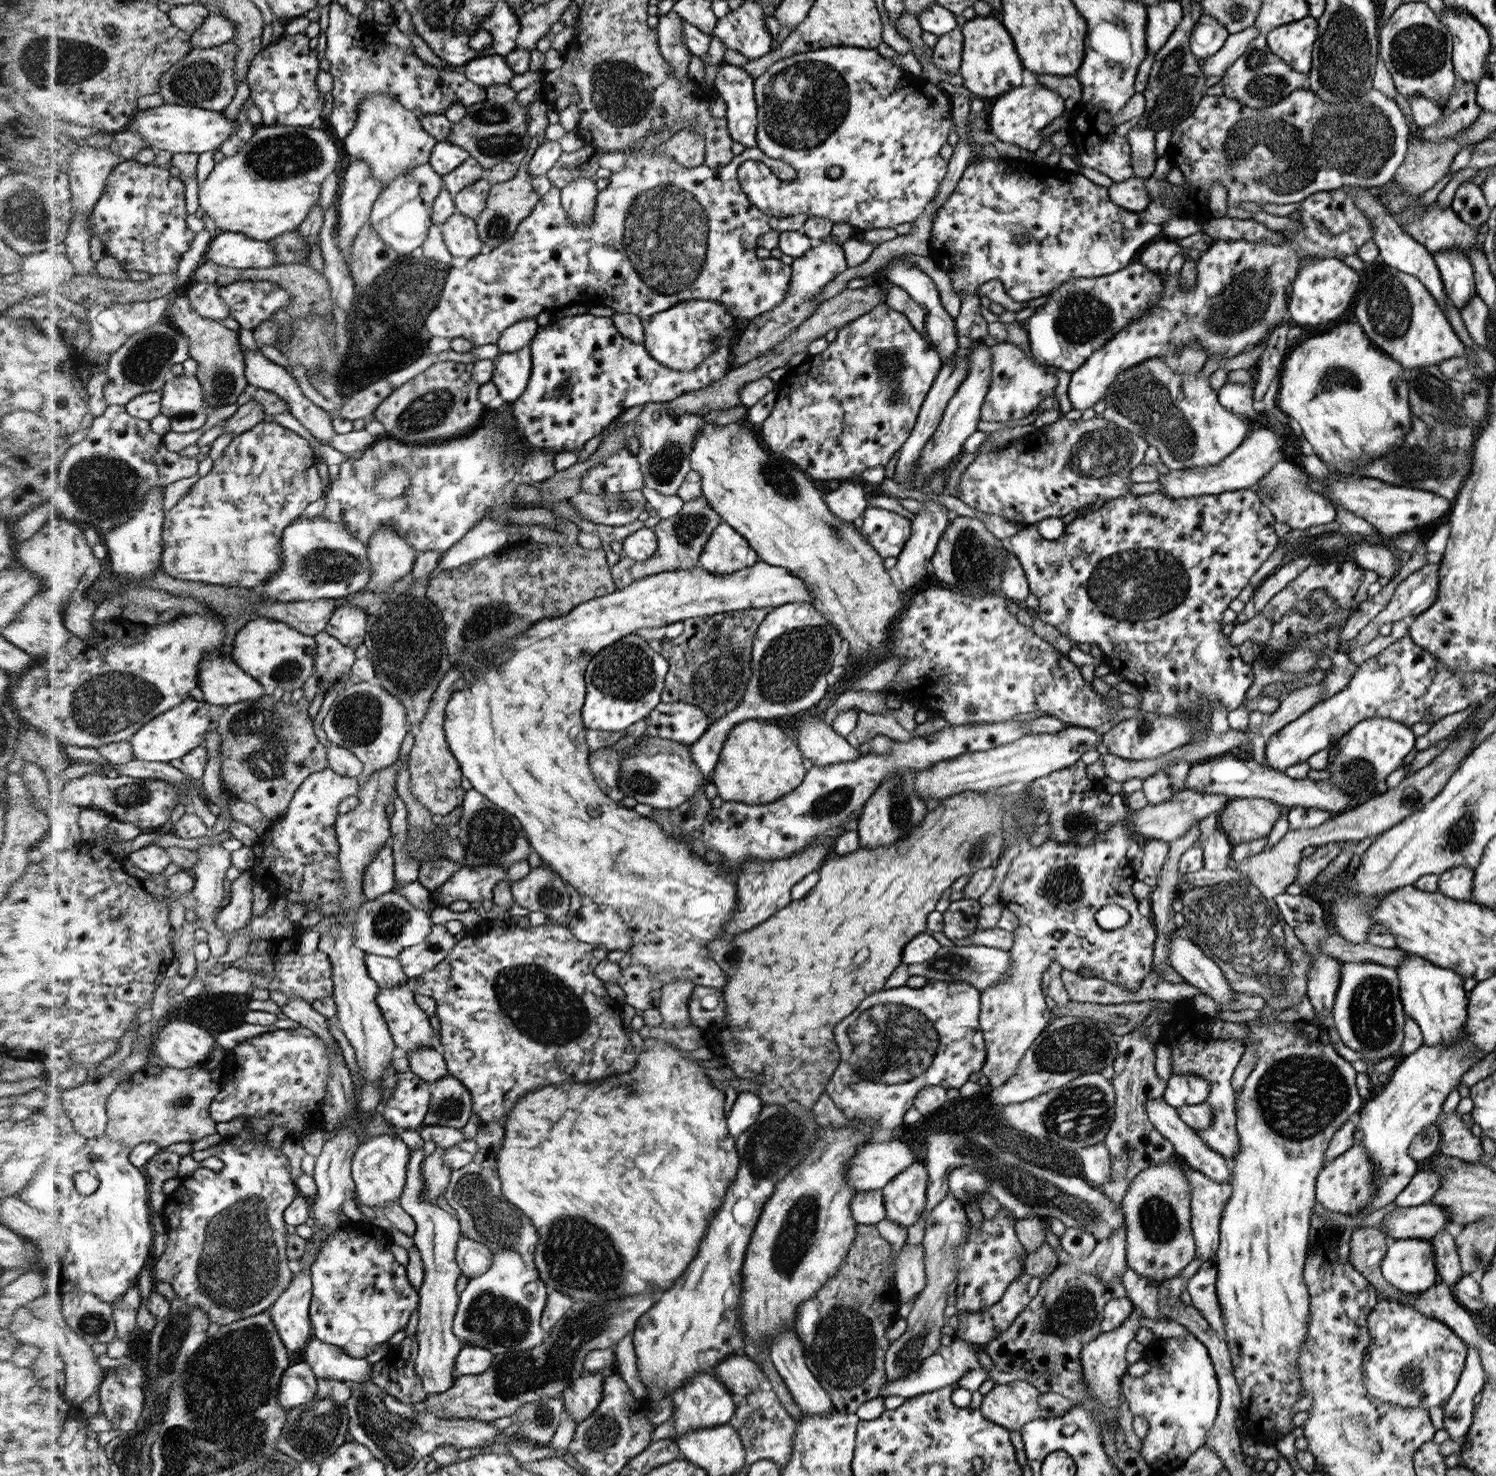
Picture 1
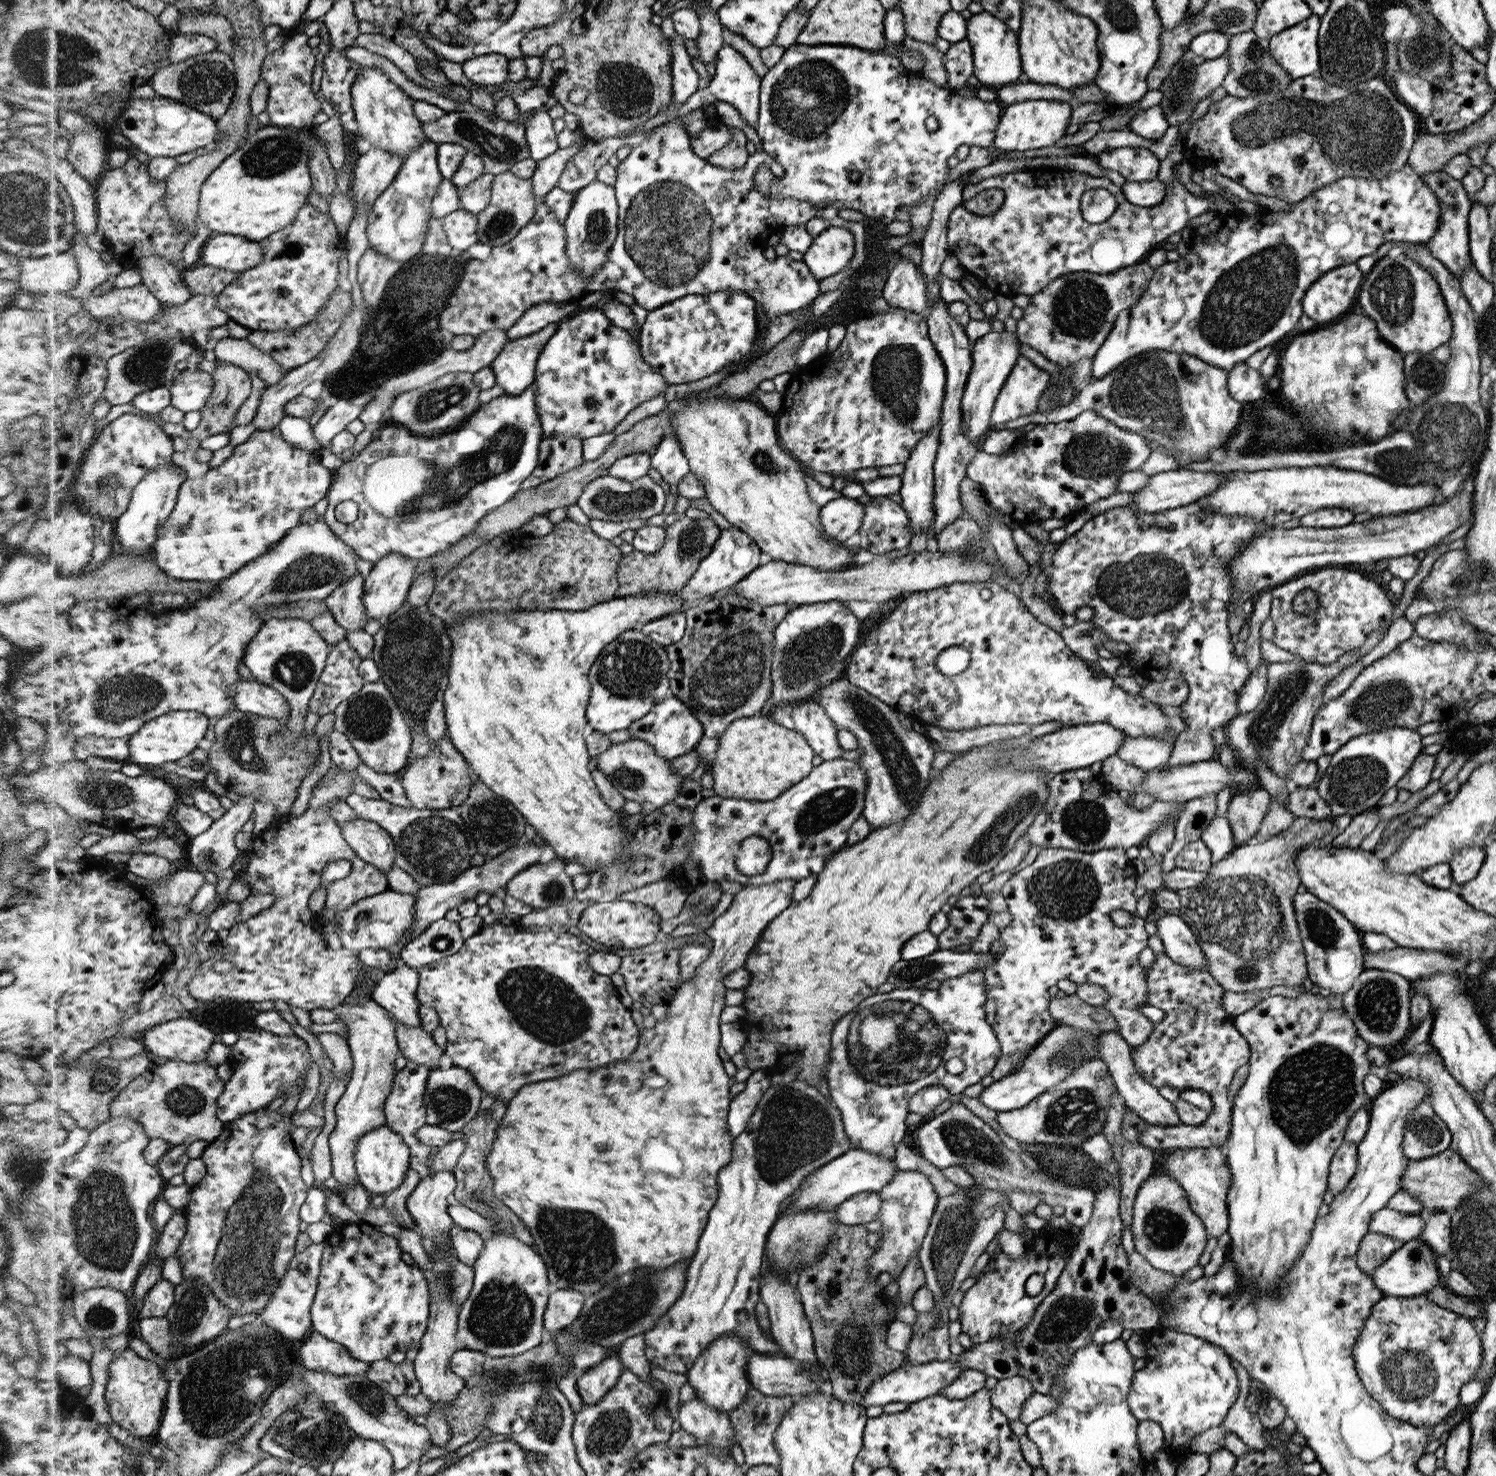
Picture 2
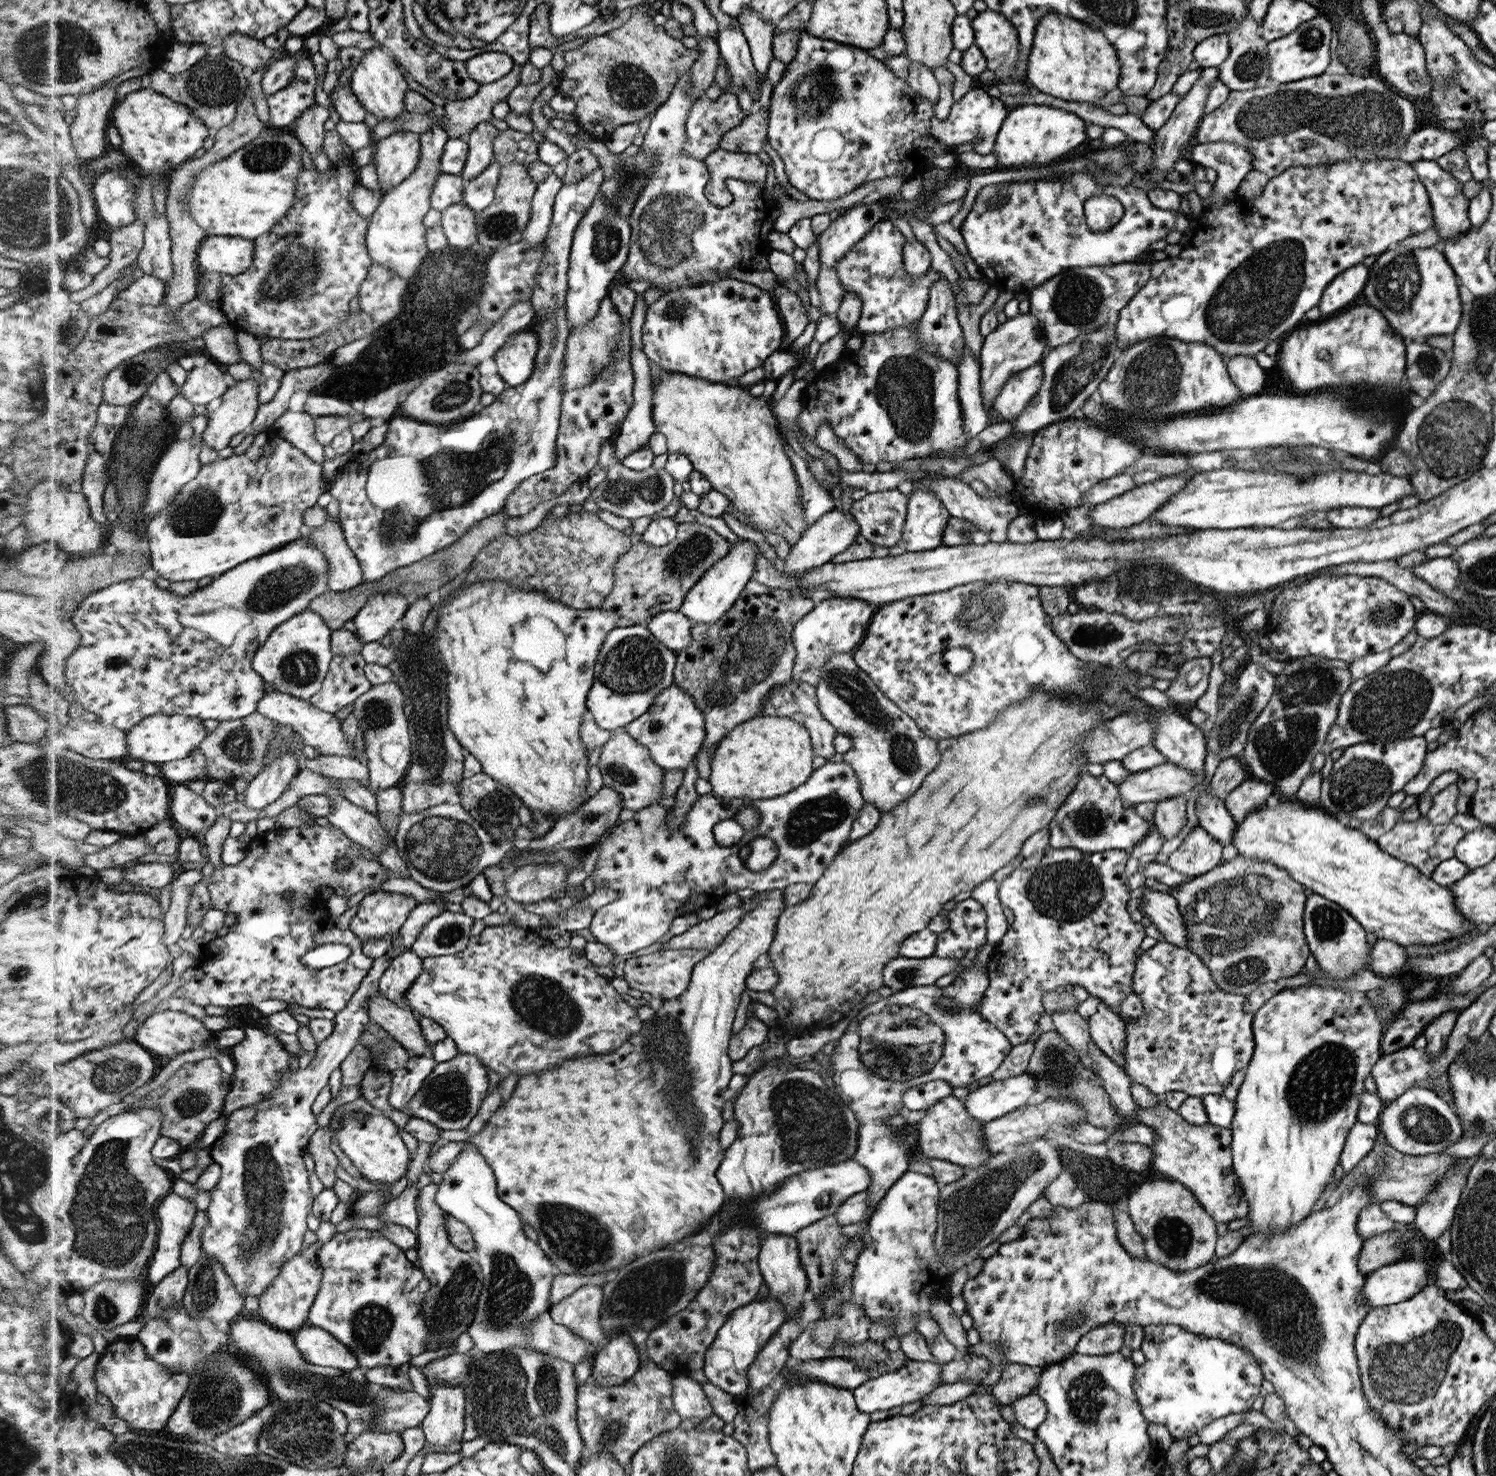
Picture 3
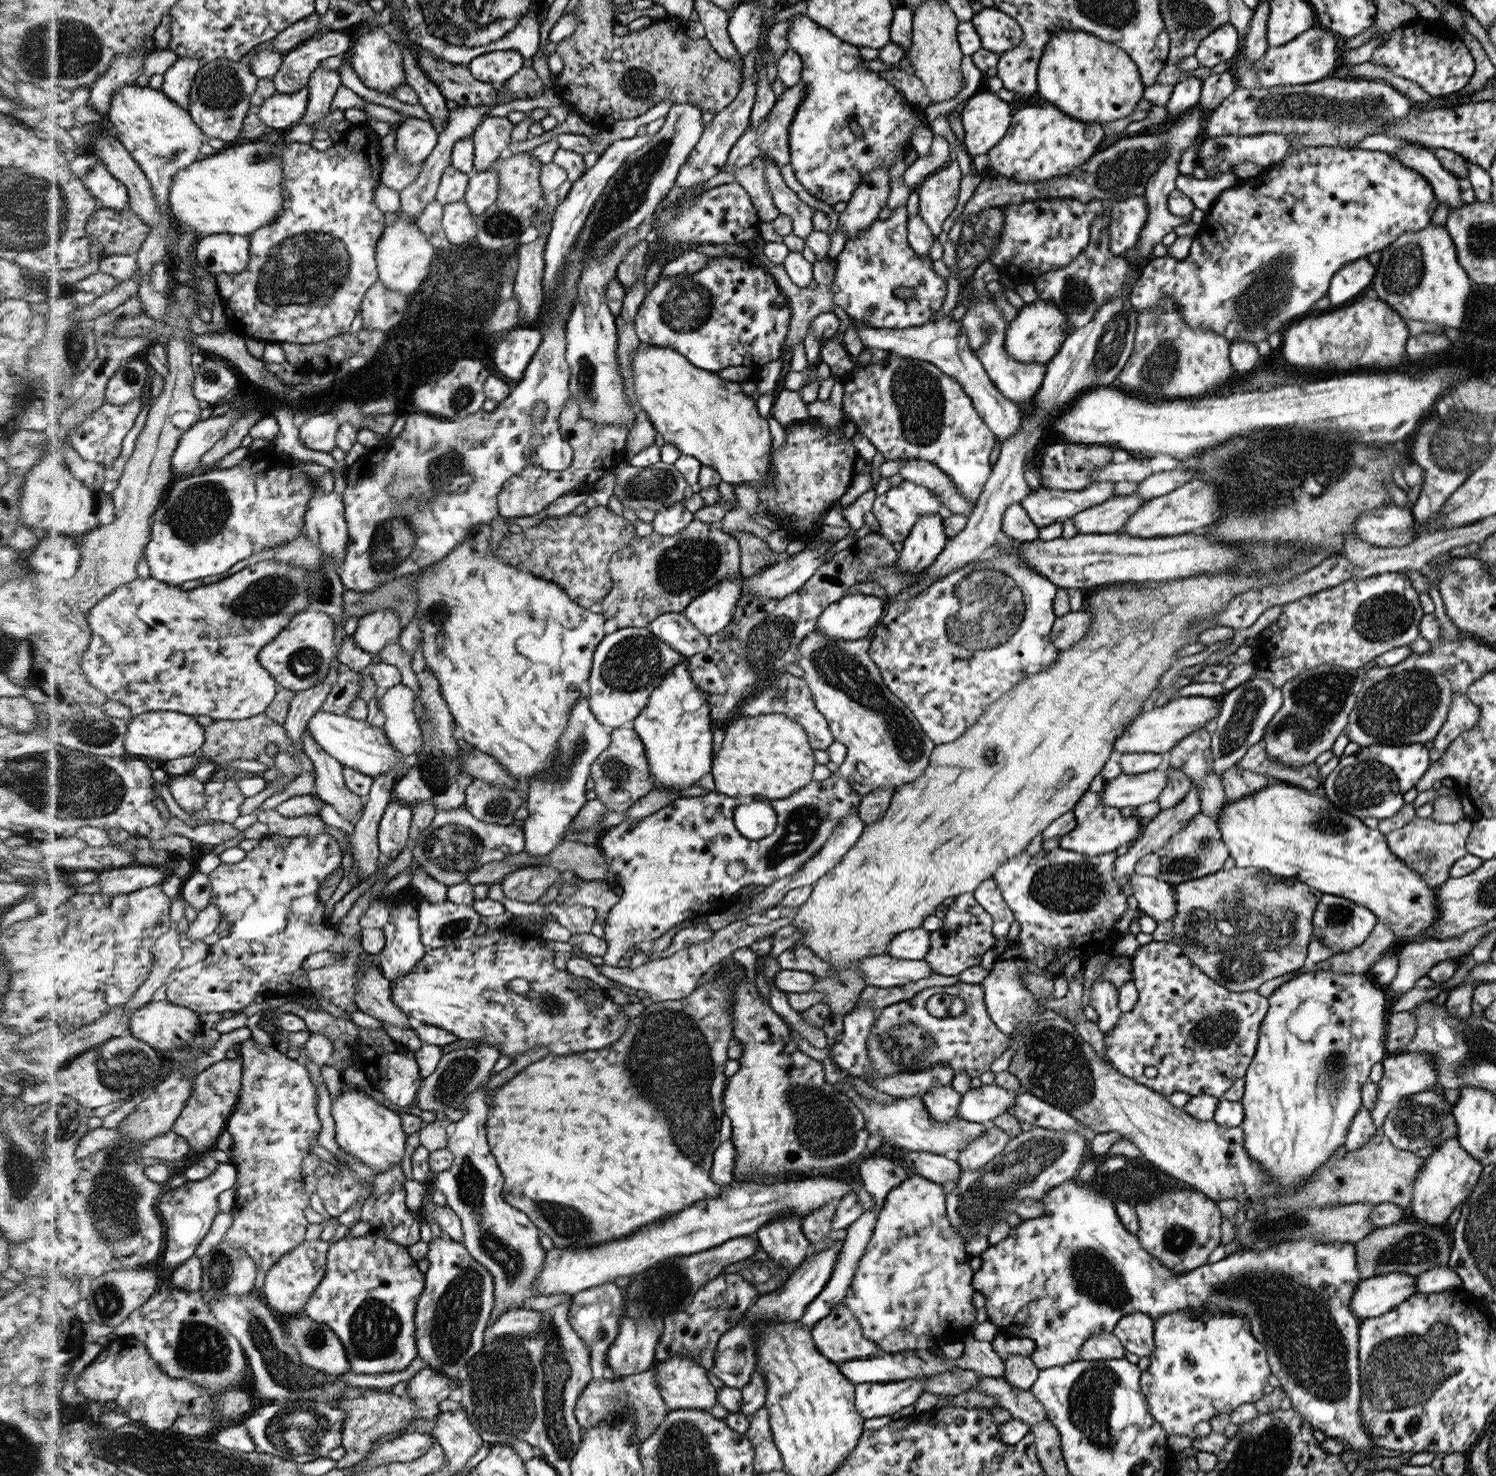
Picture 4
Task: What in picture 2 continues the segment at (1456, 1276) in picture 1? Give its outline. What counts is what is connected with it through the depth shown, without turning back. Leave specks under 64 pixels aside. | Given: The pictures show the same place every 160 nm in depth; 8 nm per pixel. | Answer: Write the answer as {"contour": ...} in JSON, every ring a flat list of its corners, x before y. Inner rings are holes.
{"contour":[[1438,1209,1426,1210,1424,1215,1425,1227,1420,1239,1428,1244,1437,1256,1448,1256,1452,1250,1451,1215]]}

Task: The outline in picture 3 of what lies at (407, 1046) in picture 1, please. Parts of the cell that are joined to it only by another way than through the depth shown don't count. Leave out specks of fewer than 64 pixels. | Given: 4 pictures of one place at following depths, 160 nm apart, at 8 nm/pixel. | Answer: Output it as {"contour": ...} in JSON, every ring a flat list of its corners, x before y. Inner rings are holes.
{"contour":[[411,947,402,948,379,980,380,995,393,1001,396,1005,408,1009,406,1006,408,989,412,987,422,972,423,960,412,951]]}

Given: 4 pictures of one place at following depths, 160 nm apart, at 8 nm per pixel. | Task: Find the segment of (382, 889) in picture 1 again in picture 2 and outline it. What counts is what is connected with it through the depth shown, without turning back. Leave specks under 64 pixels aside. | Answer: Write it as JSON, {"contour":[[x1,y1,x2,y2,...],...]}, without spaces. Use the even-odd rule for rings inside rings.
{"contour":[[357,818,340,824,347,843,364,862,387,872,395,861,395,844,392,837,375,822]]}

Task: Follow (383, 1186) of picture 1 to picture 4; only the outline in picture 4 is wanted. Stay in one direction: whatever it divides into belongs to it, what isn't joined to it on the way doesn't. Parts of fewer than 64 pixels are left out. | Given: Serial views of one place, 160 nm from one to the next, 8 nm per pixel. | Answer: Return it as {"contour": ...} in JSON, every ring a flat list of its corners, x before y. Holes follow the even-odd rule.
{"contour":[[345,1083,341,1093,336,1093,332,1099,331,1115,335,1120,335,1139,340,1148,379,1174,401,1164,408,1134,403,1131,400,1113]]}

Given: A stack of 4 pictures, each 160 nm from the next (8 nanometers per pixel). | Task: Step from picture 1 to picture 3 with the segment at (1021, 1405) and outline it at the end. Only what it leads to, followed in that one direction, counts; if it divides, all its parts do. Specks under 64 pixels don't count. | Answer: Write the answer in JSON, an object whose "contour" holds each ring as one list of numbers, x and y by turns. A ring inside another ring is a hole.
{"contour":[[1016,1362,1007,1363,998,1382,990,1389,1002,1405,1012,1405,1015,1400,1036,1392,1039,1378,1038,1369]]}

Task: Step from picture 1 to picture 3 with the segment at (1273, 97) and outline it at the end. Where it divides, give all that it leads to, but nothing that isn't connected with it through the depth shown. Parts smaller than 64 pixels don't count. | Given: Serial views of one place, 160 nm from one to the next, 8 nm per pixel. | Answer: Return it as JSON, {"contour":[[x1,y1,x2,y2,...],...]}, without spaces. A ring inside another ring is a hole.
{"contour":[[1248,14,1240,26,1227,34,1230,38,1231,52,1219,66,1219,79,1231,91,1246,91,1262,88,1272,83,1269,77,1269,56,1267,43,1260,36,1256,21]]}

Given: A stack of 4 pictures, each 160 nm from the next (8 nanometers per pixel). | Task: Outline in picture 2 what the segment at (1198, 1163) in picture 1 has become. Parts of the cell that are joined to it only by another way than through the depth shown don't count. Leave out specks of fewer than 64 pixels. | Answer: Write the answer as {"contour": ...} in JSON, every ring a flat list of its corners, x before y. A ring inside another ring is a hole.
{"contour":[[1107,1030,1100,1033,1096,1038,1099,1048,1100,1059,1110,1070,1110,1076,1115,1082,1115,1090,1125,1101,1128,1108,1132,1109,1140,1118,1152,1125,1163,1125,1168,1127,1180,1127,1182,1122,1173,1102,1166,1100,1155,1086,1143,1080,1140,1073,1135,1069,1131,1056,1132,1046,1128,1044,1116,1030]]}

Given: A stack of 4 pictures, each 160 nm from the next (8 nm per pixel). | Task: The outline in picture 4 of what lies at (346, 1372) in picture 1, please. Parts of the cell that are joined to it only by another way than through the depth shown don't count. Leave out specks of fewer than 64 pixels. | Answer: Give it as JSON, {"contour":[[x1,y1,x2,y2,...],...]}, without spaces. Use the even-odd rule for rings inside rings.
{"contour":[[306,1315,287,1316,284,1318,284,1323,288,1336,293,1340,296,1350,301,1356,301,1361,306,1366,336,1376,342,1375,351,1370,344,1345,329,1326,320,1322,314,1322]]}

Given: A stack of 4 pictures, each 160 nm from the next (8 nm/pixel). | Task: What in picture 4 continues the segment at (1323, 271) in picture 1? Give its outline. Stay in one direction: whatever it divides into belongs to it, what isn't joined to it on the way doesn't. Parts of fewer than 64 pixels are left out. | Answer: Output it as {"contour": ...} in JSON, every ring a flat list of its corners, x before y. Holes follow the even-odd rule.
{"contour":[[1367,257,1345,264,1331,278,1327,292,1331,306,1346,304,1369,292,1375,267]]}

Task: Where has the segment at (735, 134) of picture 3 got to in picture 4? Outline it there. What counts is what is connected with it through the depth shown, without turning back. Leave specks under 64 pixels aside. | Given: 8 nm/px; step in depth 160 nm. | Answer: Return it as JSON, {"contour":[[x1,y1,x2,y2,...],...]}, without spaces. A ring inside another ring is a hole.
{"contour":[[801,82,797,85,791,86,790,88,785,88,784,93,780,96,780,100,776,100,774,110,772,110,770,116,766,116,766,119,760,123,758,128,748,128,744,131,744,134,742,134,740,138,737,138,737,141,733,144,733,147,728,153,728,158,722,171,733,174,736,169,746,166,753,158,761,156,761,154,771,156,775,160,777,167,780,169,785,183,794,192,796,192,799,199,804,201,808,206,811,206,816,211,823,211,828,215,828,217,830,217,830,226,828,226,826,233,832,235,837,229,839,213,834,210,833,205,826,204,825,202,822,202,822,200,814,198,814,196,812,196,812,194,810,194,810,192,808,192,808,190,806,190,806,188,804,188,804,186,796,180,794,171,792,170,790,164,788,127,792,118,794,118,796,110,800,108,800,104,802,104,802,100,804,100,804,95,807,94,805,94,805,86]]}

